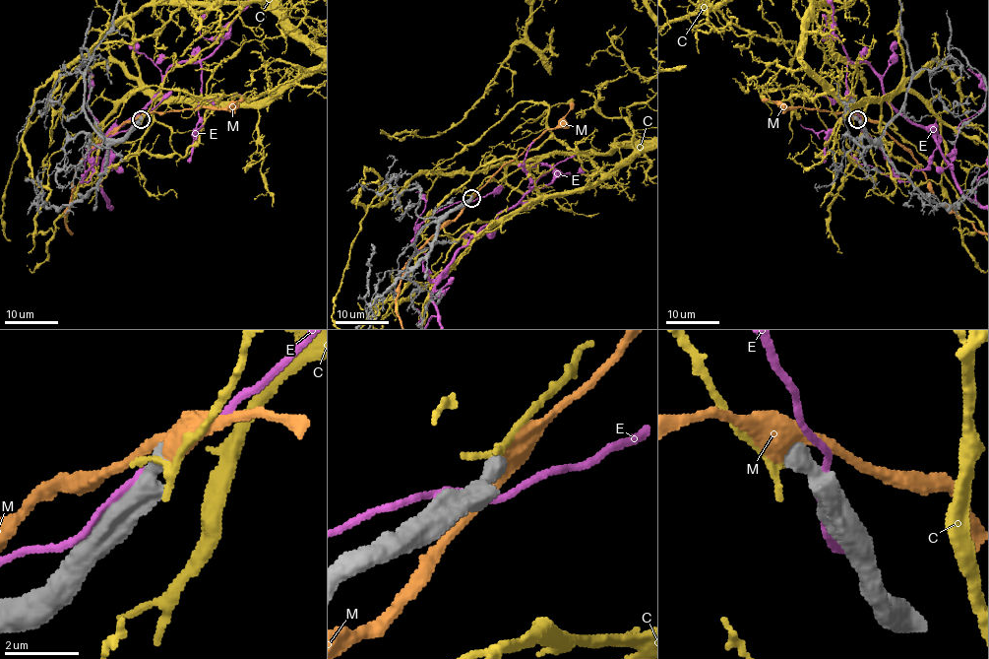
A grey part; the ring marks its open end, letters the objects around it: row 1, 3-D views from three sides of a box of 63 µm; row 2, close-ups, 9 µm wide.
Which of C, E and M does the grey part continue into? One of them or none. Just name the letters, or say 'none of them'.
none of them

